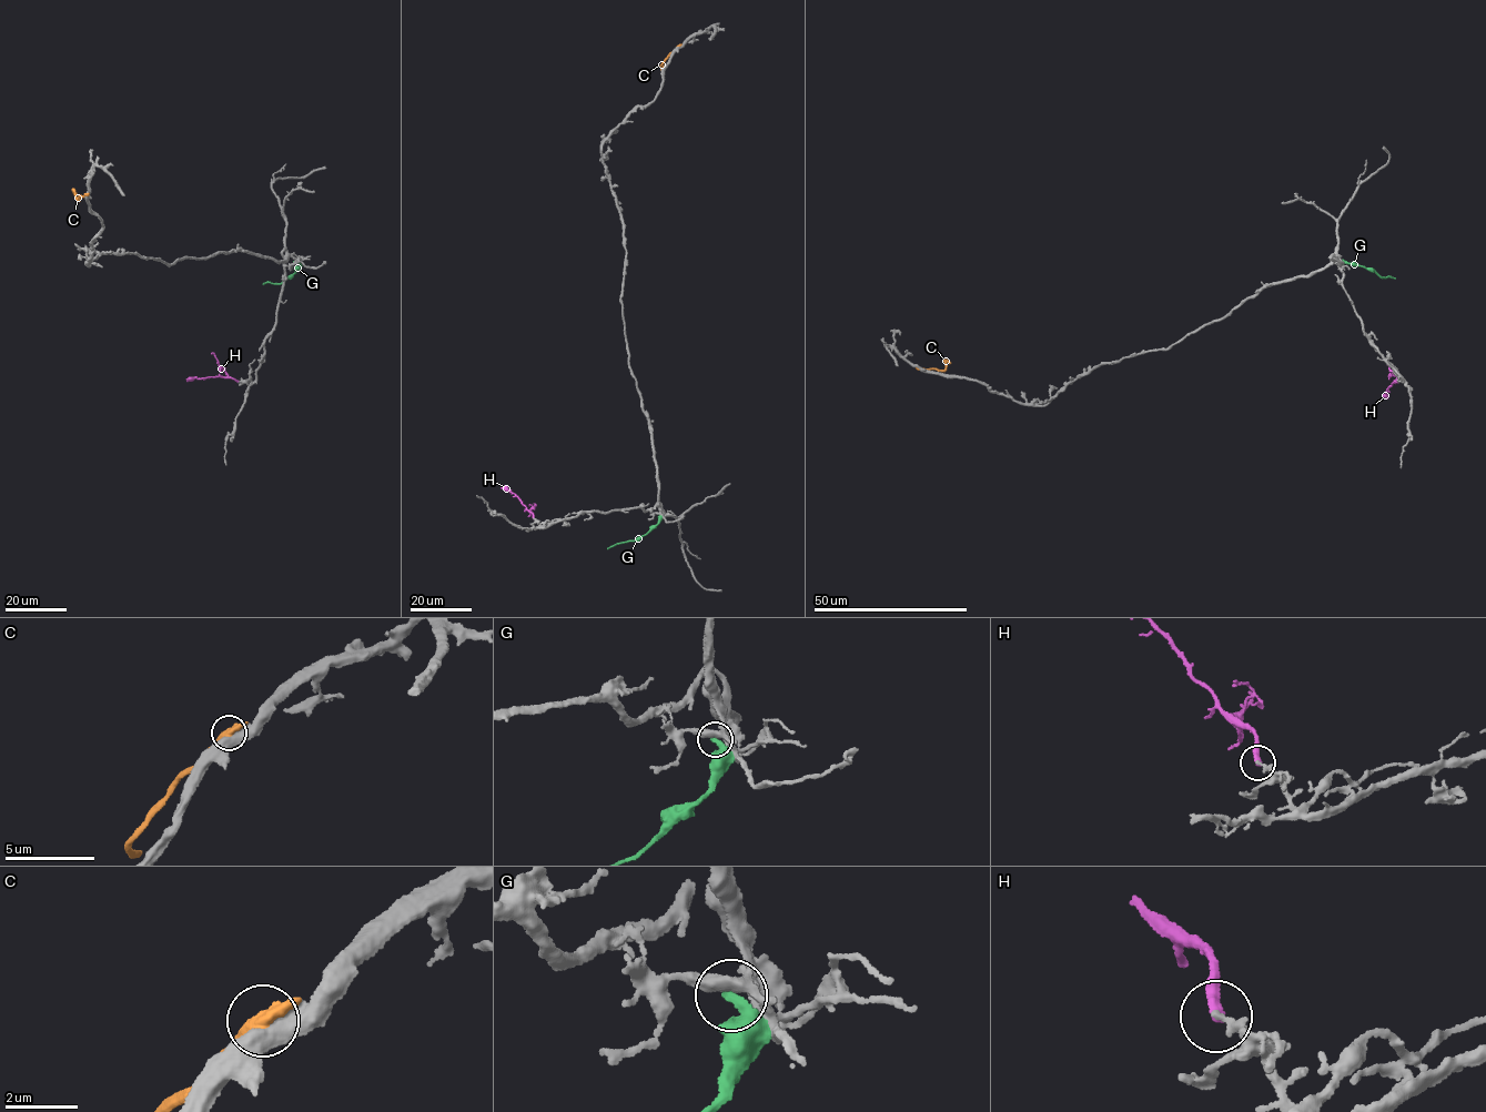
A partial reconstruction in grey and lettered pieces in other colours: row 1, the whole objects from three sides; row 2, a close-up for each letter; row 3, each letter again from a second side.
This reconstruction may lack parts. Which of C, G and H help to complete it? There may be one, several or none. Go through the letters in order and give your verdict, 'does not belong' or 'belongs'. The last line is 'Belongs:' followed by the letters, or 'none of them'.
C: does not belong
G: does not belong
H: does not belong
Belongs: none of them

